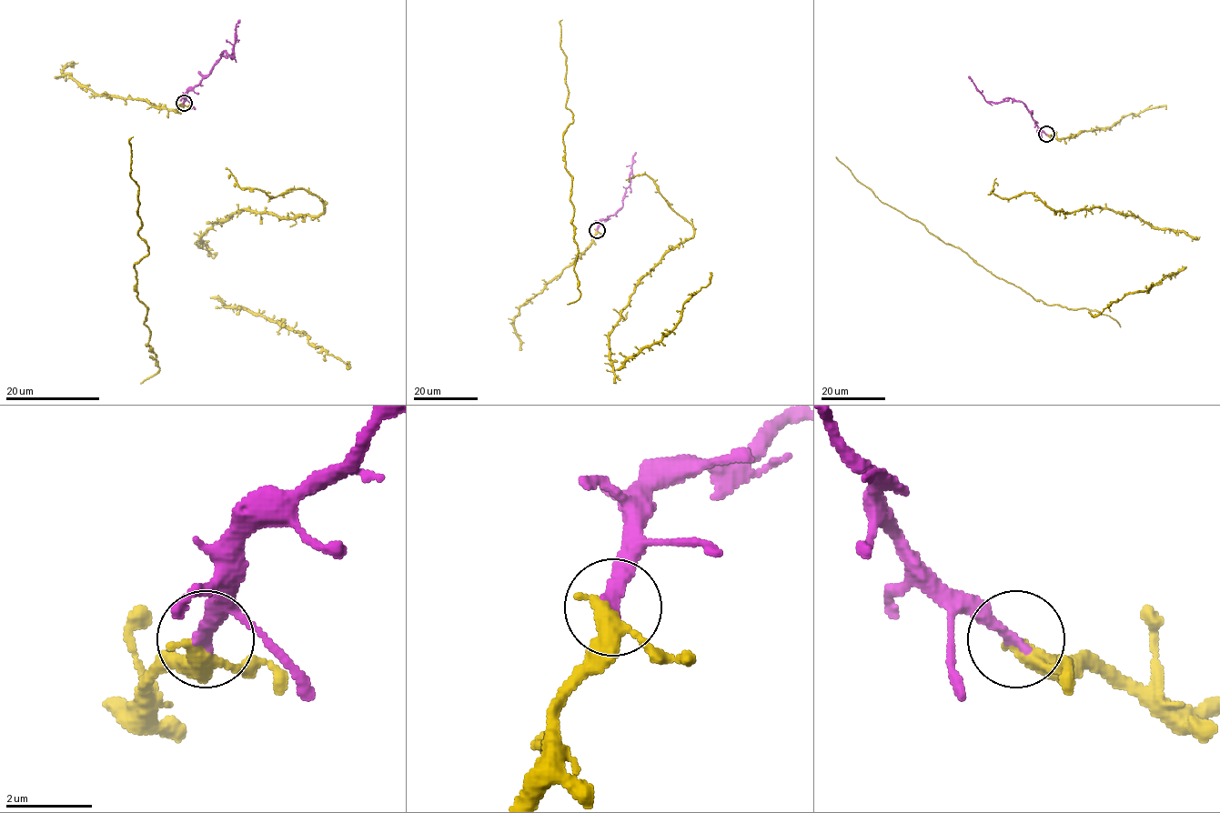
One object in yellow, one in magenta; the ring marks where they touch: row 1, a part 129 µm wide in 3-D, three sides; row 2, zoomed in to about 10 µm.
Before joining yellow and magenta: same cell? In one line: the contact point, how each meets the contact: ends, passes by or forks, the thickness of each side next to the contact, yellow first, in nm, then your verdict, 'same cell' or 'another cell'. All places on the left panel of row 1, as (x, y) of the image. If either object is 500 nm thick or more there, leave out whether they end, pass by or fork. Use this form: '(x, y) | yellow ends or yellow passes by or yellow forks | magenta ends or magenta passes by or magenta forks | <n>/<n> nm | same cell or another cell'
(184, 103) | yellow passes by | magenta ends | 340/320 nm | same cell

